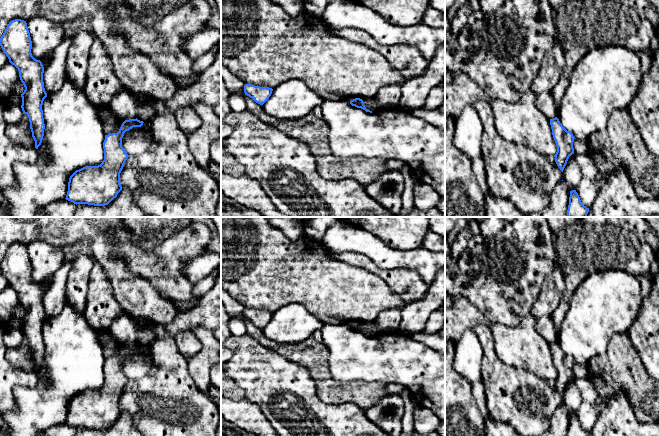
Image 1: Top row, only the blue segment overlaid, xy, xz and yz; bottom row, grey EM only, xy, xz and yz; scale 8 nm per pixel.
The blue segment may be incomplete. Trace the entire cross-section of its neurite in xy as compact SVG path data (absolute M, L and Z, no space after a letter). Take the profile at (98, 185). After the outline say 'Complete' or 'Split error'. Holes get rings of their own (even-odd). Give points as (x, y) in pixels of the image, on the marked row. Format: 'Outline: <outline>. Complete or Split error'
Outline: M137 118L125 120L117 133L105 135L104 160L98 166L76 170L69 178L65 199L76 205L105 206L116 198L122 190L120 173L129 157L122 147L122 138L126 131L143 123Z. Complete

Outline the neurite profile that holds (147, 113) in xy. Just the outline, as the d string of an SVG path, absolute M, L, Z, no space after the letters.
M128 90L140 103L140 108L138 110L137 119L140 121L151 122L151 120L158 114L151 106L150 102L154 100L154 98L148 97L144 94L132 92Z

